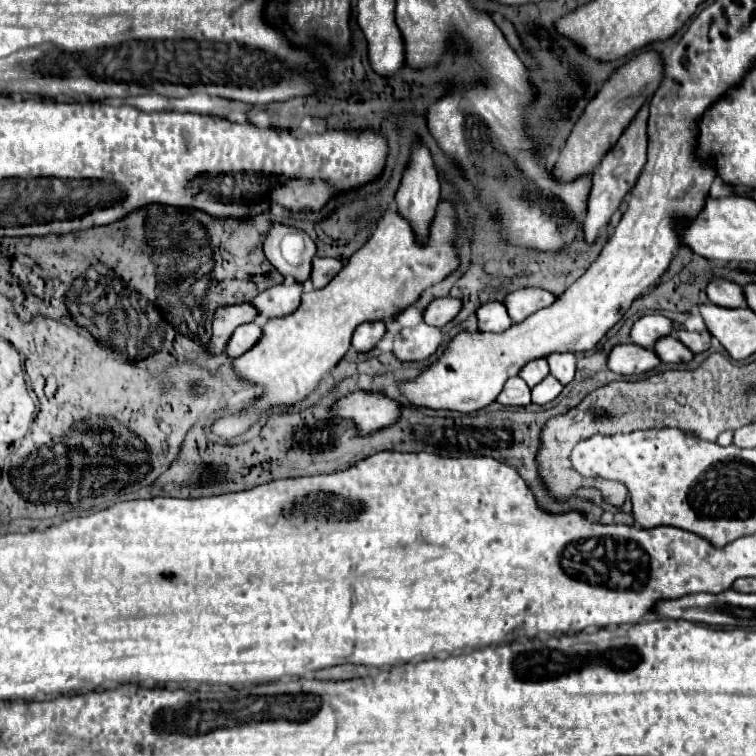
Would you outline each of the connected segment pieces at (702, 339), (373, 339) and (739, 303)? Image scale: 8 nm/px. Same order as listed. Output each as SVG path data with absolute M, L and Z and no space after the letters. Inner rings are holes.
M679 329L675 333L675 337L687 345L693 353L701 353L701 351L707 351L709 349L709 341L711 341L711 335L707 331L703 333L691 333L691 331L685 331L685 329Z
M367 321L361 323L353 333L353 347L357 351L371 351L379 339L385 335L385 323L383 321Z
M713 277L707 283L705 291L707 291L709 301L719 307L743 307L745 305L743 289L727 277Z

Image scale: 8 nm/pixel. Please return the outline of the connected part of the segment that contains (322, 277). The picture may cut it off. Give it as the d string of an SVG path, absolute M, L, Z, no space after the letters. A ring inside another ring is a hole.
M315 257L313 273L311 273L311 285L315 289L323 289L341 269L343 269L343 263L339 259L333 259L333 257Z

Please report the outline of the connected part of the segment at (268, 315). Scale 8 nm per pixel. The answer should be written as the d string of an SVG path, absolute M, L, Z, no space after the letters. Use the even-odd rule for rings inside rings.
M283 283L275 285L263 293L259 293L249 303L257 309L257 321L265 323L275 317L287 317L289 313L295 313L299 307L303 285L299 283Z

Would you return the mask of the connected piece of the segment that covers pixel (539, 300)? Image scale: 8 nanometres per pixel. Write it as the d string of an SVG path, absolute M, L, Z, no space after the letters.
M517 289L505 297L505 307L513 323L521 323L529 315L537 313L539 309L551 305L555 301L555 295L547 293L545 289Z

